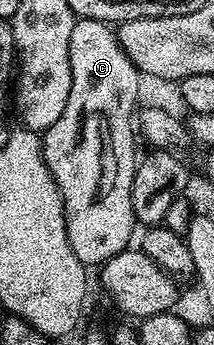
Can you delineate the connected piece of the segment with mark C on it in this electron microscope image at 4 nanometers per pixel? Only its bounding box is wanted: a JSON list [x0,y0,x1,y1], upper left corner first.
[41,17,143,267]

